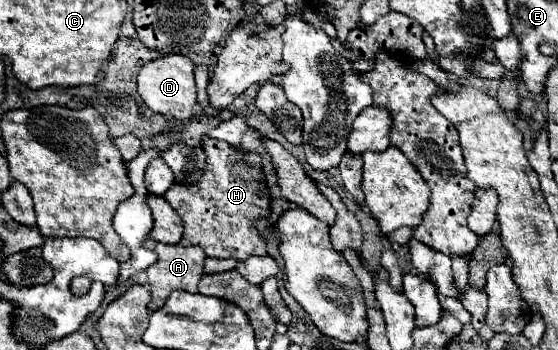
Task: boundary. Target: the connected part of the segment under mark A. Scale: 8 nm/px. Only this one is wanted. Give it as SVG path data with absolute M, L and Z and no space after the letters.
M152 239L146 241L146 247L156 251L158 253L158 261L146 269L146 275L148 275L148 283L150 283L150 293L152 293L152 301L150 301L150 311L158 311L168 293L176 291L176 289L182 289L186 293L198 293L198 281L202 279L204 271L204 261L206 261L206 255L204 251L200 251L200 247L182 247L182 245L164 245L164 243L156 243Z

